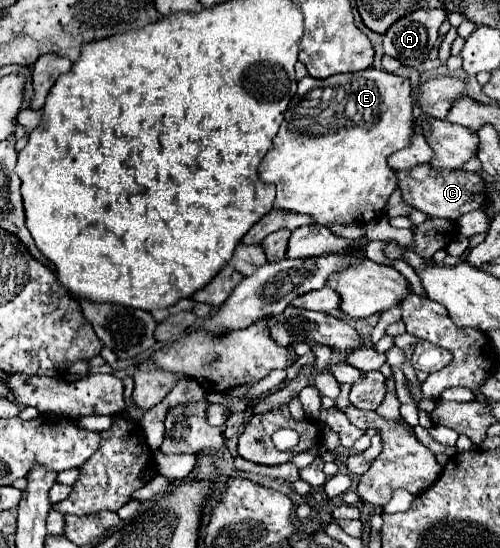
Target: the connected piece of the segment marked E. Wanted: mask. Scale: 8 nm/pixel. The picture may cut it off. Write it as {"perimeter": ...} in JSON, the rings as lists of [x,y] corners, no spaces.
{"perimeter":[[[370,67],[366,71],[360,73],[344,73],[344,75],[334,75],[328,79],[314,79],[310,75],[306,75],[300,83],[298,83],[298,91],[294,95],[294,99],[290,101],[288,113],[284,123],[280,125],[278,135],[274,137],[274,147],[266,153],[262,165],[260,165],[260,179],[266,183],[274,183],[276,185],[276,201],[274,207],[276,209],[284,209],[284,211],[298,211],[298,213],[308,213],[314,217],[314,223],[318,225],[330,225],[330,223],[368,223],[372,219],[376,219],[378,215],[384,213],[384,207],[388,203],[388,197],[398,189],[398,177],[396,171],[388,165],[388,157],[408,145],[412,145],[412,137],[416,135],[414,131],[414,103],[416,97],[412,93],[410,87],[410,79],[396,75],[396,73],[386,73],[382,69]]]}

